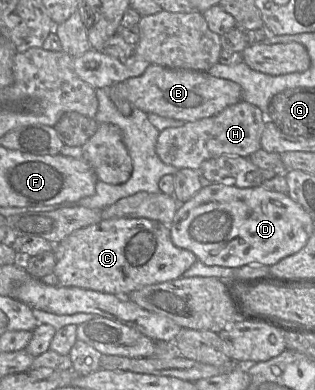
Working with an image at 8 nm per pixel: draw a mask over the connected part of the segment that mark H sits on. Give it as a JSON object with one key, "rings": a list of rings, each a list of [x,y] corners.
{"rings":[[[244,100],[228,106],[222,112],[201,120],[186,122],[183,126],[160,131],[156,153],[161,161],[177,169],[200,170],[206,160],[222,155],[238,155],[249,158],[261,149],[261,136],[266,123],[264,113]]]}

